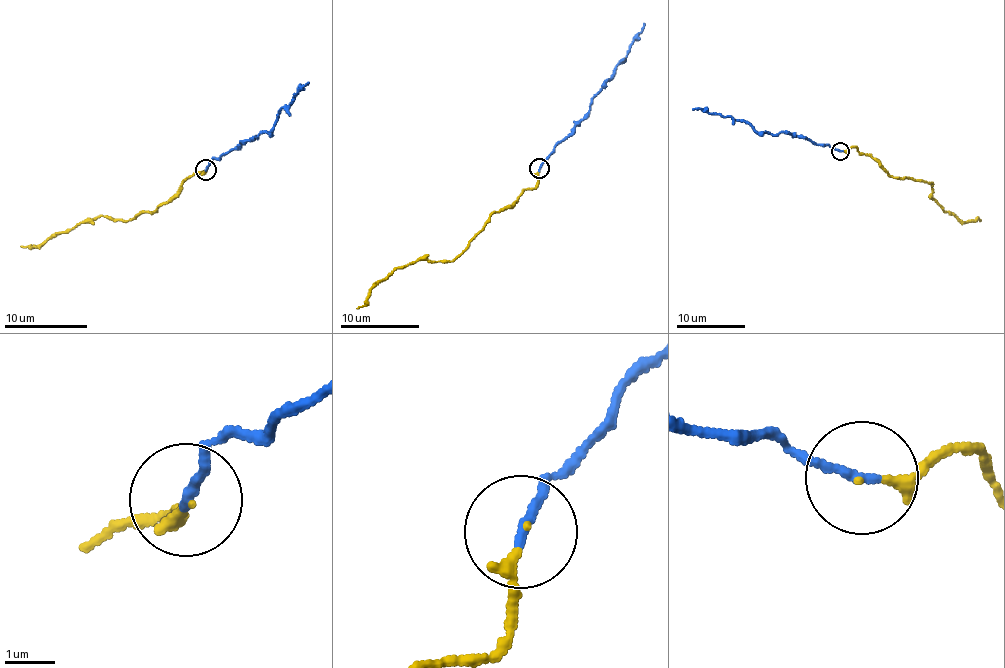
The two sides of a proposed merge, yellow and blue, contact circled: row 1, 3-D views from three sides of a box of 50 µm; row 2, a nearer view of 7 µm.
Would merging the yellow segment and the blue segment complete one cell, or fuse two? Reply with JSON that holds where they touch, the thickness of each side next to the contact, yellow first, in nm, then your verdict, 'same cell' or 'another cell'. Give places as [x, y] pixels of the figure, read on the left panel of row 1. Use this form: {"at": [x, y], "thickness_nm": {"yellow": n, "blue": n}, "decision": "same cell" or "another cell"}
{"at": [206, 169], "thickness_nm": {"yellow": 140, "blue": 200}, "decision": "same cell"}

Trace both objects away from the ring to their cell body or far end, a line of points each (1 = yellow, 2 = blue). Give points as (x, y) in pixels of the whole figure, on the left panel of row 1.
1: (206, 170), (183, 182), (159, 206), (126, 221), (97, 215), (33, 249), (21, 246)
2: (206, 170), (210, 160), (249, 137), (268, 134), (280, 111), (308, 83)

